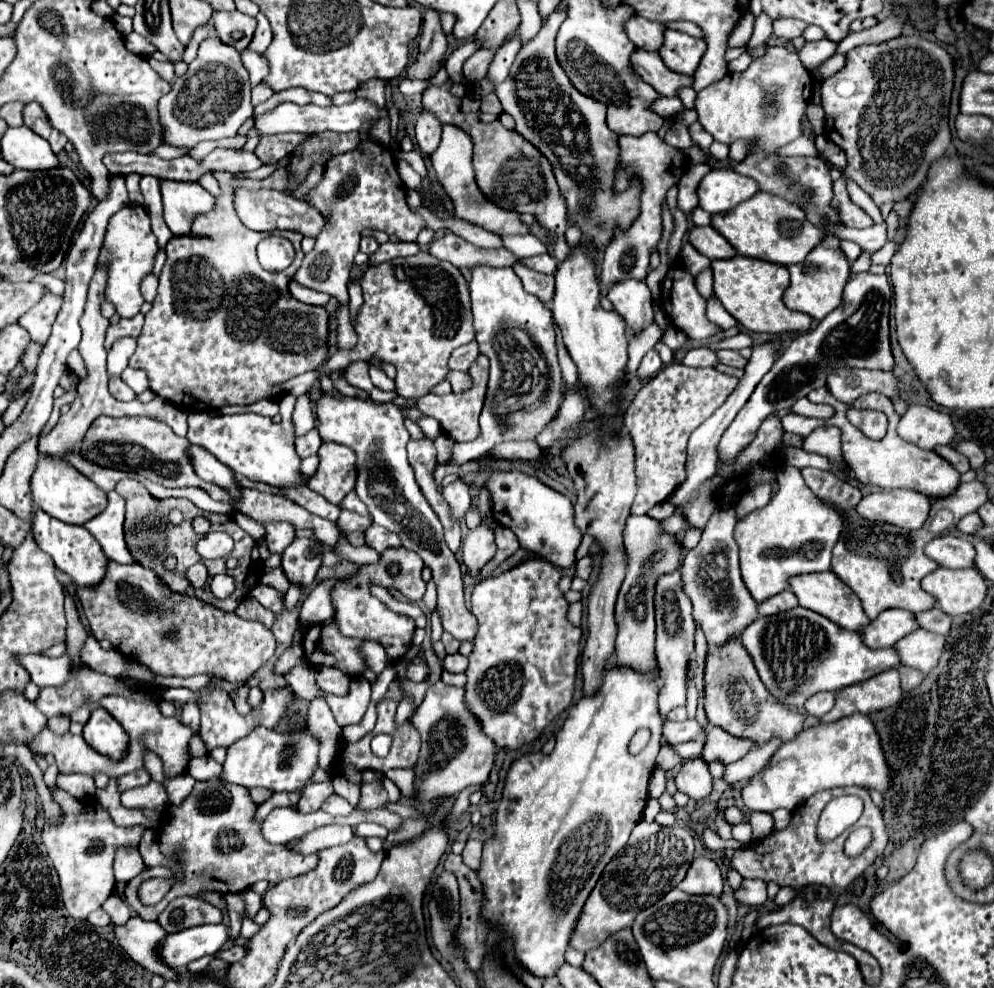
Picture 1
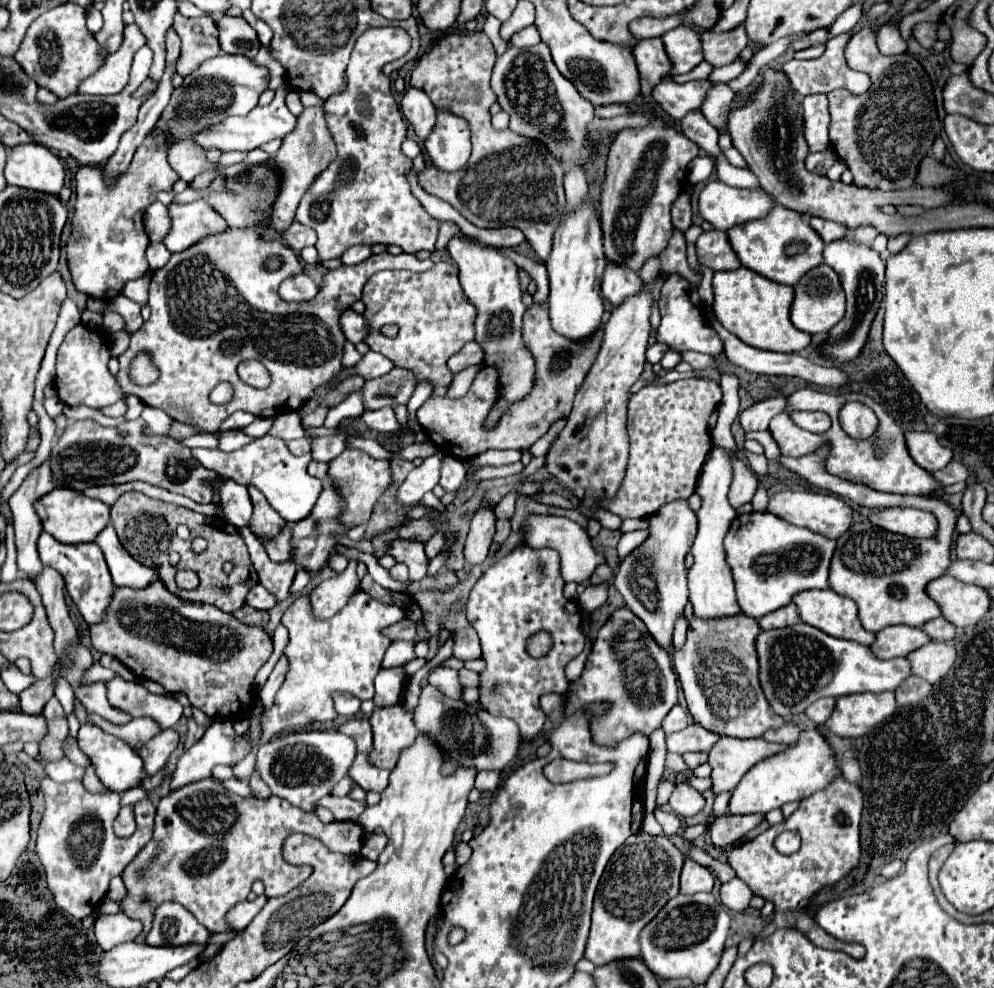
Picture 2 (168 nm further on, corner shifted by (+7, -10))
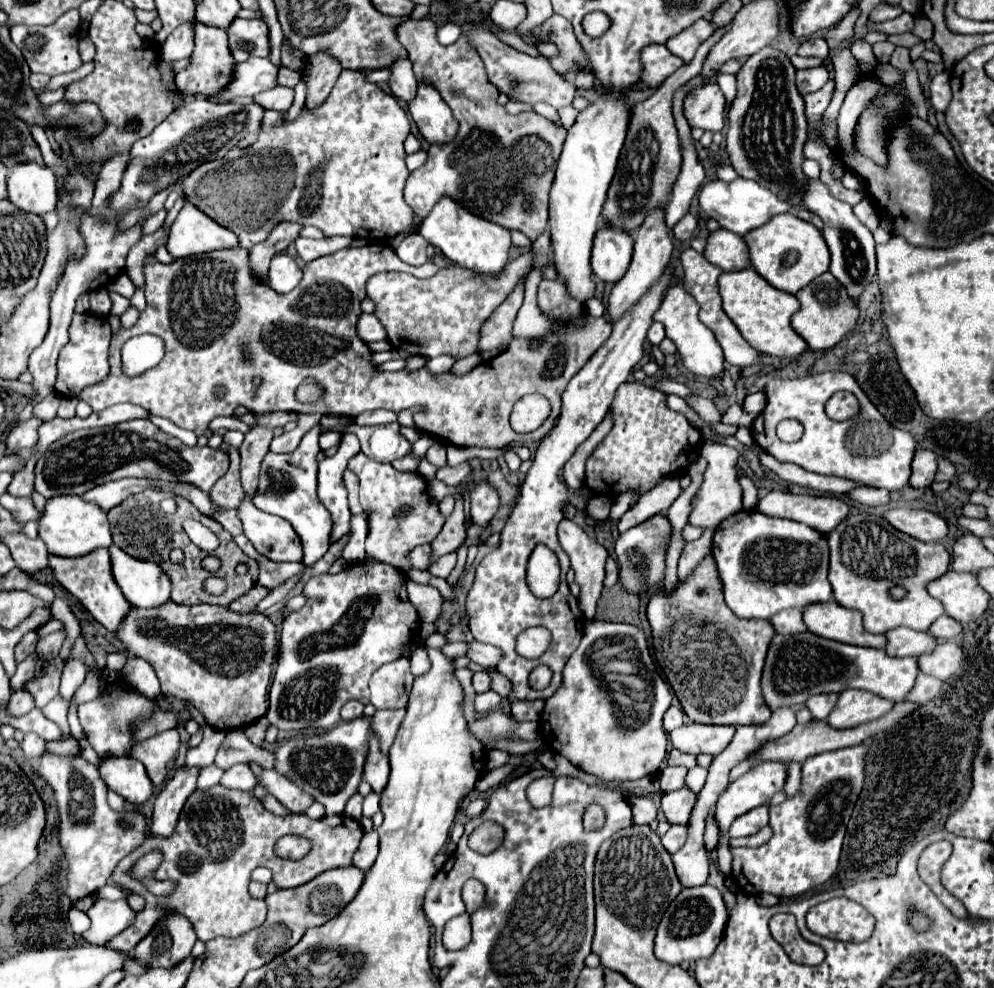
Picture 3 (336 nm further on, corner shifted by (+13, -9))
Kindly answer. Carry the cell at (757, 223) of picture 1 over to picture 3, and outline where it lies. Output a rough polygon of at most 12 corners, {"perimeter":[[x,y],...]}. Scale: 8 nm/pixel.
{"perimeter":[[782,213],[748,233],[752,267],[796,295],[828,271],[810,223]]}

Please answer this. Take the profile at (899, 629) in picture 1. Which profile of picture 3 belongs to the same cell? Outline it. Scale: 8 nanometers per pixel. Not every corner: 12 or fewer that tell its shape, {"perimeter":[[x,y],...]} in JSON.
{"perimeter":[[908,627],[886,633],[886,653],[920,657],[936,649],[936,637]]}

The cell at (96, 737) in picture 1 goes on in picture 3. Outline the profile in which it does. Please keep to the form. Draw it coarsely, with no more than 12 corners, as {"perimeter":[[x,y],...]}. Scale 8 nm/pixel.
{"perimeter":[[132,757],[102,759],[106,785],[132,807],[154,793],[144,765]]}

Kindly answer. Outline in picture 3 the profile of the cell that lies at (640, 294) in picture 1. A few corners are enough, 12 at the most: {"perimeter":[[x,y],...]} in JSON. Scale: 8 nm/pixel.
{"perimeter":[[600,225],[592,271],[616,283],[632,259],[632,233]]}

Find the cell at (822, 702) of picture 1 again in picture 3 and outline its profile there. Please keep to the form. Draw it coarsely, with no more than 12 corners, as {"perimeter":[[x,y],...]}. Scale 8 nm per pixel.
{"perimeter":[[838,693],[812,695],[806,707],[816,719],[826,719],[838,701]]}

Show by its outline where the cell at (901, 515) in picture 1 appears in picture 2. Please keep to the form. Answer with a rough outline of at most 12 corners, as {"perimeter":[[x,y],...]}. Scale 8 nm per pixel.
{"perimeter":[[882,508],[874,526],[912,538],[930,538],[936,516],[916,508]]}

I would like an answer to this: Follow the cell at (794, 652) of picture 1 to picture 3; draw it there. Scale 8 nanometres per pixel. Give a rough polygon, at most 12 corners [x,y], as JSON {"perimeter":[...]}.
{"perimeter":[[806,631],[776,635],[762,673],[772,711],[864,689],[904,701],[918,659]]}

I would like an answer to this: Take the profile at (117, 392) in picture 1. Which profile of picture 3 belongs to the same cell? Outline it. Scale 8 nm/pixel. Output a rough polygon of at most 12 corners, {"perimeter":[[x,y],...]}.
{"perimeter":[[74,313],[56,391],[76,397],[108,375],[108,317]]}

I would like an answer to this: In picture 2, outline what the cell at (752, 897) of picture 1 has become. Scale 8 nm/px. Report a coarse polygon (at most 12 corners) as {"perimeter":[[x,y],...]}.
{"perimeter":[[738,878],[722,884],[722,904],[734,912],[750,906],[752,890]]}

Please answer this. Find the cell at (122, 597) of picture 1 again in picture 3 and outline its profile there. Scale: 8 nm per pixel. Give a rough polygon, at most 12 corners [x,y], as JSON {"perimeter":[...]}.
{"perimeter":[[132,607],[118,637],[230,731],[266,713],[266,615]]}

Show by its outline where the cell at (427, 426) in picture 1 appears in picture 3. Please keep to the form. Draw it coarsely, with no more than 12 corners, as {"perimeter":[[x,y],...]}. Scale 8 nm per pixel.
{"perimeter":[[434,357],[426,363],[432,373],[450,371],[456,357]]}

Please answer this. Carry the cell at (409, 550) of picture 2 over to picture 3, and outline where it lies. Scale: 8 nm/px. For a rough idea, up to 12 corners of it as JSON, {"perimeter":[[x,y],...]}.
{"perimeter":[[464,499],[456,507],[442,533],[432,541],[432,561],[456,551],[466,539]]}

